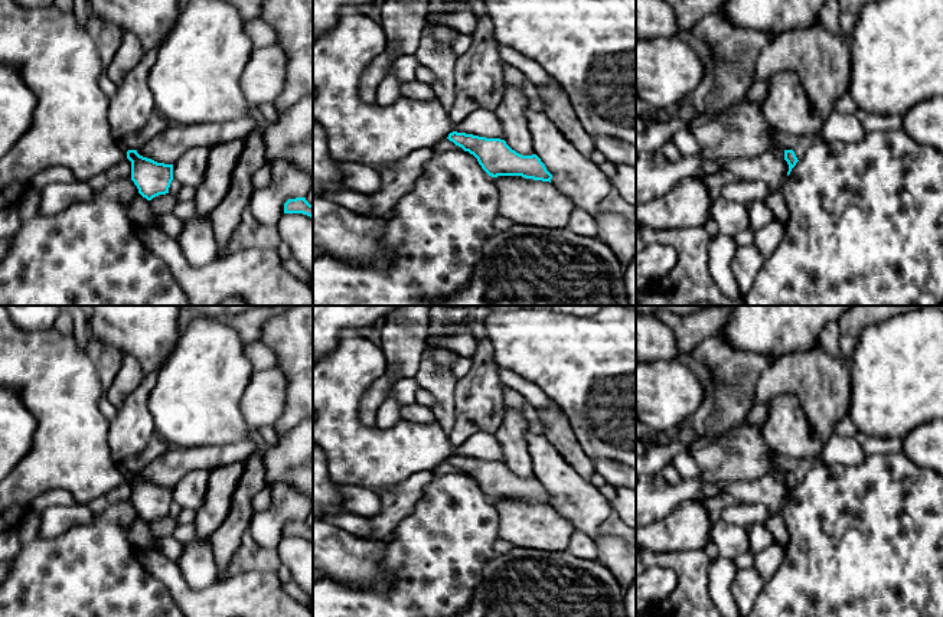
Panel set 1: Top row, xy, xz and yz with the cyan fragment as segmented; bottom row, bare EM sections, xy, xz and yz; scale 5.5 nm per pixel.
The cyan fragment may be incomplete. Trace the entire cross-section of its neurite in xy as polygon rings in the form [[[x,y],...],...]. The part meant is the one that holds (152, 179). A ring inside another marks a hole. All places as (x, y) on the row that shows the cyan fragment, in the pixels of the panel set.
[[[128,150],[127,159],[131,161],[131,180],[143,197],[151,200],[159,195],[169,193],[173,164],[157,163],[140,156],[137,150]]]

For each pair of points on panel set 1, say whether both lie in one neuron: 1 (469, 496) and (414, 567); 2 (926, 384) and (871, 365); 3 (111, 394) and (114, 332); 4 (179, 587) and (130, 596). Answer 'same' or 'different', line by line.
1: same
2: same
3: different
4: different

